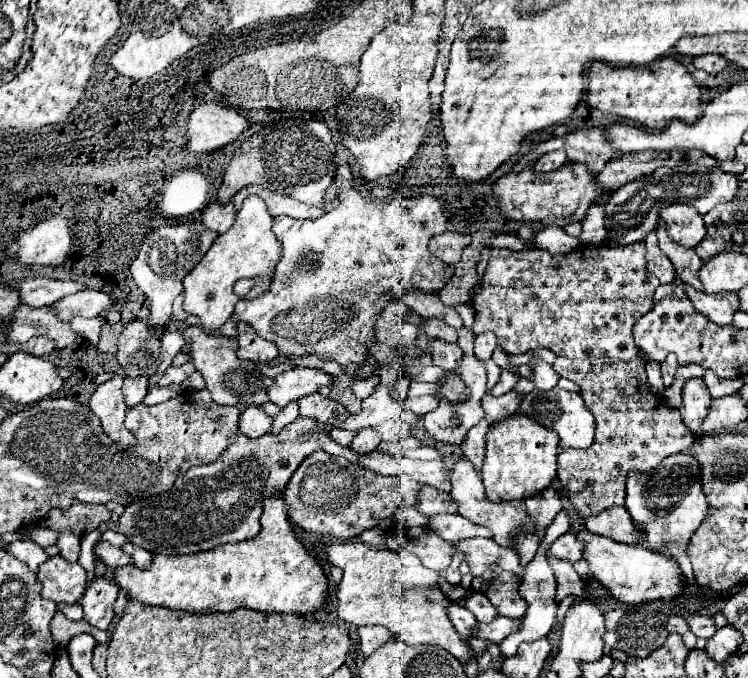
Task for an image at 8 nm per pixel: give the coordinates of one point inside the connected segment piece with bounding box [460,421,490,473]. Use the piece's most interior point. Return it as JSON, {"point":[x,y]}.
{"point":[473,447]}

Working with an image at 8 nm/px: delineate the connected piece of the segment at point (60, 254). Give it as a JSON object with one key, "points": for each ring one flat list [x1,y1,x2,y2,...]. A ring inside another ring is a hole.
{"points":[[60,215,44,217,16,237,18,261,24,265,60,265,72,249,68,221]]}

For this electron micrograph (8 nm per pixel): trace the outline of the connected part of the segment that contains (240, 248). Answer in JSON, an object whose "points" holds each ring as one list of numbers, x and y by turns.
{"points":[[258,195,246,197,232,229,222,233,214,241,210,251,202,257,202,261,184,277,184,311,196,315,202,321,204,329,220,333,220,327,232,317,234,305,238,301,238,297,232,291,234,283,238,279,260,277,260,283,256,283,248,291,246,299,262,295,272,283,274,267,280,257,282,257,282,245,272,233,272,217,266,211,264,199,260,199]]}

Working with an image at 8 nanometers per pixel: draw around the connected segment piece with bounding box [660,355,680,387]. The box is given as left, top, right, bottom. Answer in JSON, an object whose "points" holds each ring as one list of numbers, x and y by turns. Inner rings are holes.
{"points":[[668,355,666,361,660,363,660,367,662,367,662,379,664,379,664,385,670,387,672,381,674,381,674,373,676,373,676,369,680,367,678,361,676,361,676,355]]}

